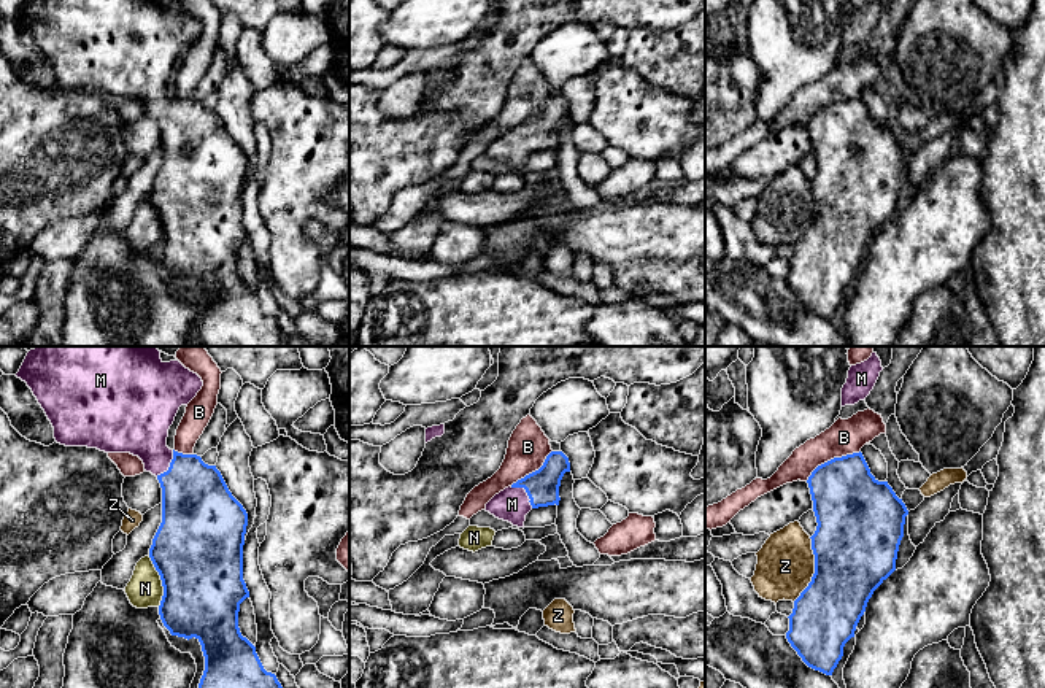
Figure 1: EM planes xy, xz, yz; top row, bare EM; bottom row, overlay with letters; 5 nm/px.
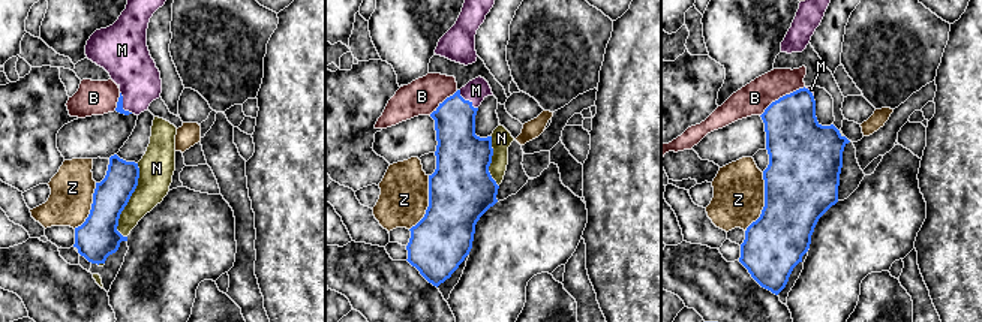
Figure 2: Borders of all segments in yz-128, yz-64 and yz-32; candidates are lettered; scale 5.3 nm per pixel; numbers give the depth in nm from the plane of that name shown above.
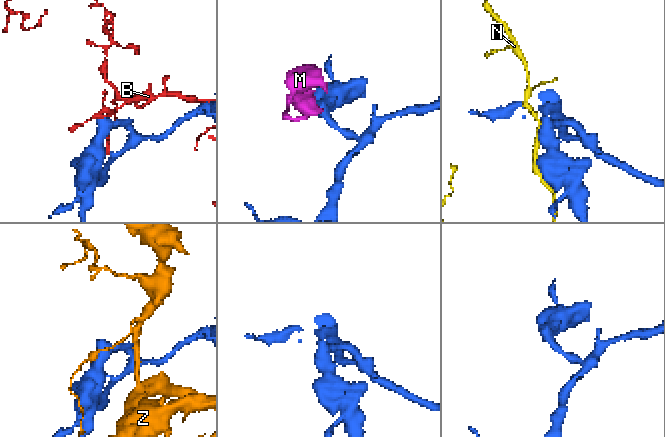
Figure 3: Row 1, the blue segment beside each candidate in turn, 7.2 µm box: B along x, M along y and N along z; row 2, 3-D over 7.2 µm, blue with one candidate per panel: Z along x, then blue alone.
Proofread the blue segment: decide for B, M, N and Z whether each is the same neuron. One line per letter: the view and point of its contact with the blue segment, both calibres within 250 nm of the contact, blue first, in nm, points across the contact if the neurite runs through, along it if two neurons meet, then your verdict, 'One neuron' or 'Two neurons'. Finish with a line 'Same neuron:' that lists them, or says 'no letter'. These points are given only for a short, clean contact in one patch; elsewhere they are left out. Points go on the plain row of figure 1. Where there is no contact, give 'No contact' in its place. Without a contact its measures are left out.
B: Touches blue at yz (831, 104). Thickness 360 nm (blue) against 180 nm. Boundary: yz (859, 94), (821, 107), (805, 124). Two neurons
M: Touches blue at xz (526, 135). Thickness 170 nm (blue) against 170 nm. Path across: xz (542, 131), (526, 135), (512, 148). One neuron
N: Touches blue at xy (161, 223). Thickness 460 nm (blue) against 180 nm. Two neurons
Z: Touches blue at yz (815, 213). Thickness 420 nm (blue) against 280 nm. Two neurons
Same neuron: M

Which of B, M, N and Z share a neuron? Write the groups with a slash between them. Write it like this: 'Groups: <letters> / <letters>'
Groups: B / M / N / Z

